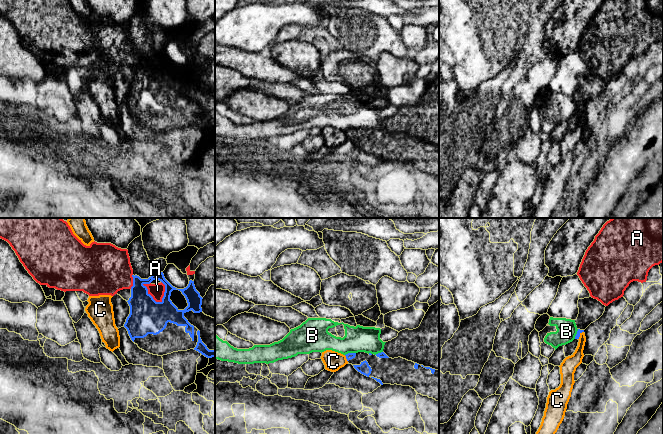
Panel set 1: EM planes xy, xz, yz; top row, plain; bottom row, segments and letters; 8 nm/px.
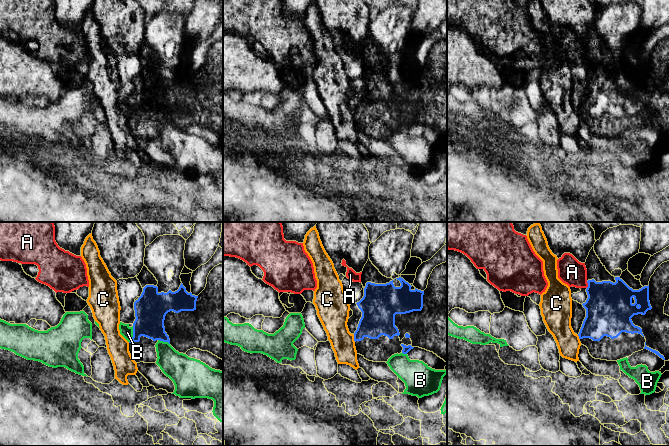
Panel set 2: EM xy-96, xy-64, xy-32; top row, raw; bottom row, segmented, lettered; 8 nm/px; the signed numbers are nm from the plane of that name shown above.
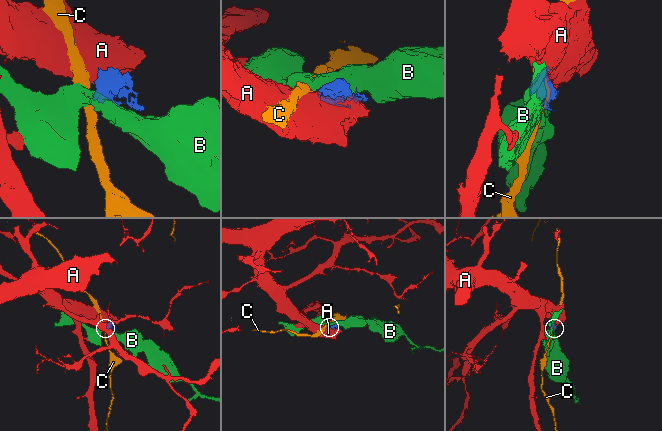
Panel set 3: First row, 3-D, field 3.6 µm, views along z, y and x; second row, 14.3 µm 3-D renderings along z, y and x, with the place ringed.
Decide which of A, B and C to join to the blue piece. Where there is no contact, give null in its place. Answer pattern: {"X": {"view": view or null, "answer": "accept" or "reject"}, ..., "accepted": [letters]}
{"A": {"view": "xy", "answer": "reject"}, "B": {"view": "xz", "answer": "reject"}, "C": {"view": "xz", "answer": "reject"}, "accepted": []}

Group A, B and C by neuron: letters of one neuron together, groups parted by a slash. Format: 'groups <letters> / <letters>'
groups A / B / C

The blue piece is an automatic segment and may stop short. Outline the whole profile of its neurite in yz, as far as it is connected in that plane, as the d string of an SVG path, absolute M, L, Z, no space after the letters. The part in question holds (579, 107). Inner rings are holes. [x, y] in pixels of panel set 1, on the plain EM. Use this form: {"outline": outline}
{"outline": "M578 105L575 115L572 118L559 122L549 134L549 140L560 142L566 133L573 131L578 122L578 115L582 108L584 108L584 106Z"}

